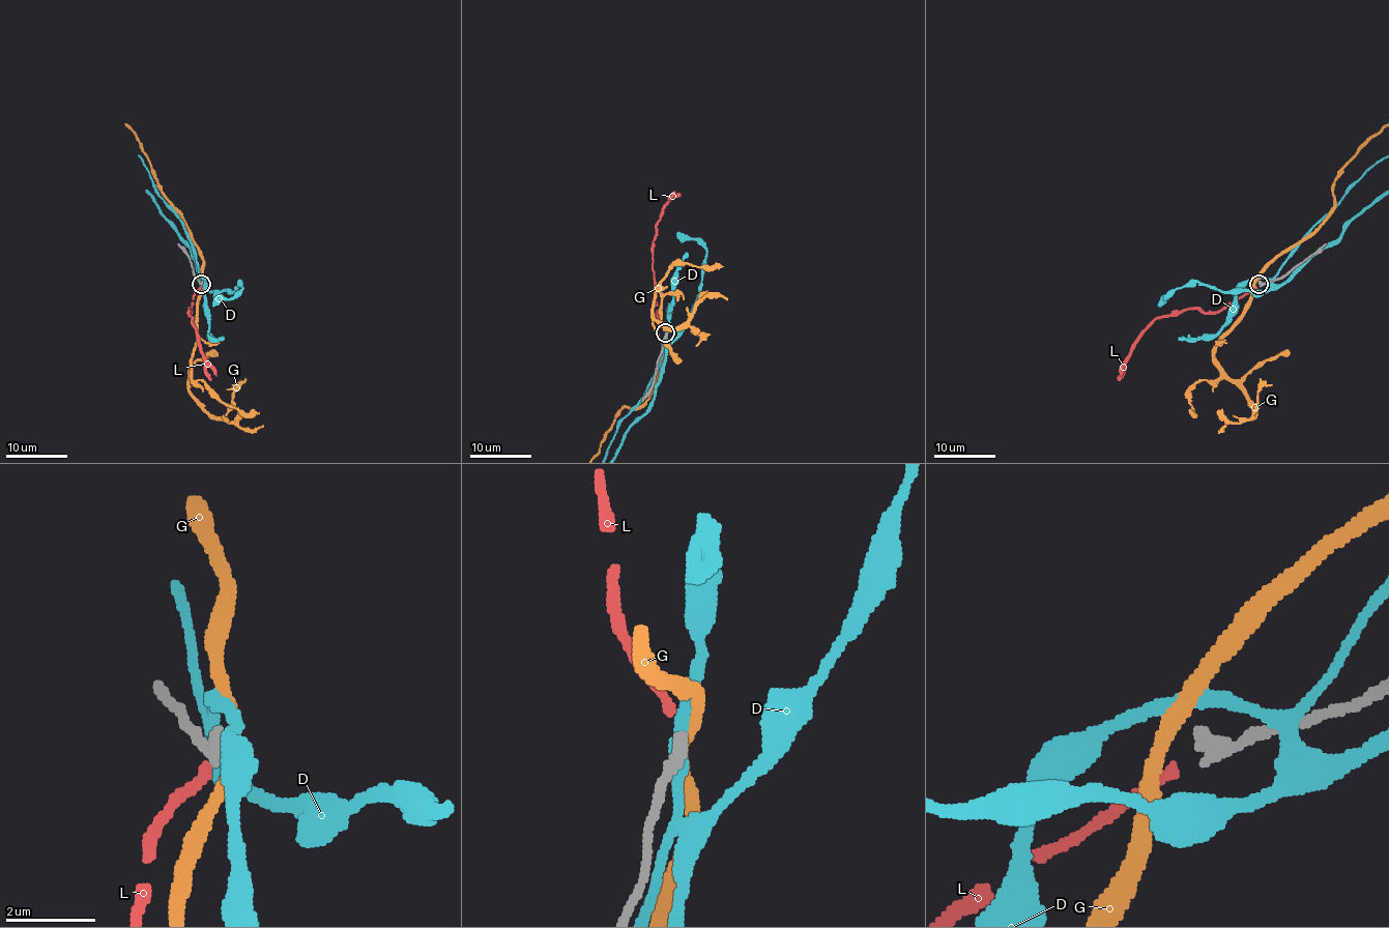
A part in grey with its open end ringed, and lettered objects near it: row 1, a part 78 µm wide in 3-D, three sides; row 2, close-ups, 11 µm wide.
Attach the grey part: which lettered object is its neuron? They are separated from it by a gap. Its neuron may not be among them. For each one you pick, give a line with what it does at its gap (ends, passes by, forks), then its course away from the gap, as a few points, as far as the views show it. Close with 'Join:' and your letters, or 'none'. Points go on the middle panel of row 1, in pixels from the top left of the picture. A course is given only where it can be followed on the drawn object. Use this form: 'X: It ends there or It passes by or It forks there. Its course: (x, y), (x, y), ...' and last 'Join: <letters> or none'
L: It ends there
Join: L

